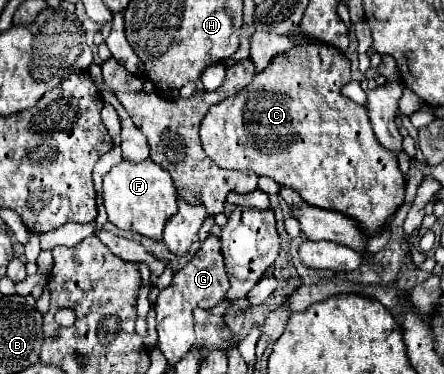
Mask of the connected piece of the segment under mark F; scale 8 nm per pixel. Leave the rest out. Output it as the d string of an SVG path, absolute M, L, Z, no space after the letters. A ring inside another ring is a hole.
M121 160L103 178L103 204L109 220L121 230L133 230L149 238L161 238L167 218L177 212L177 190L167 170L153 160Z

